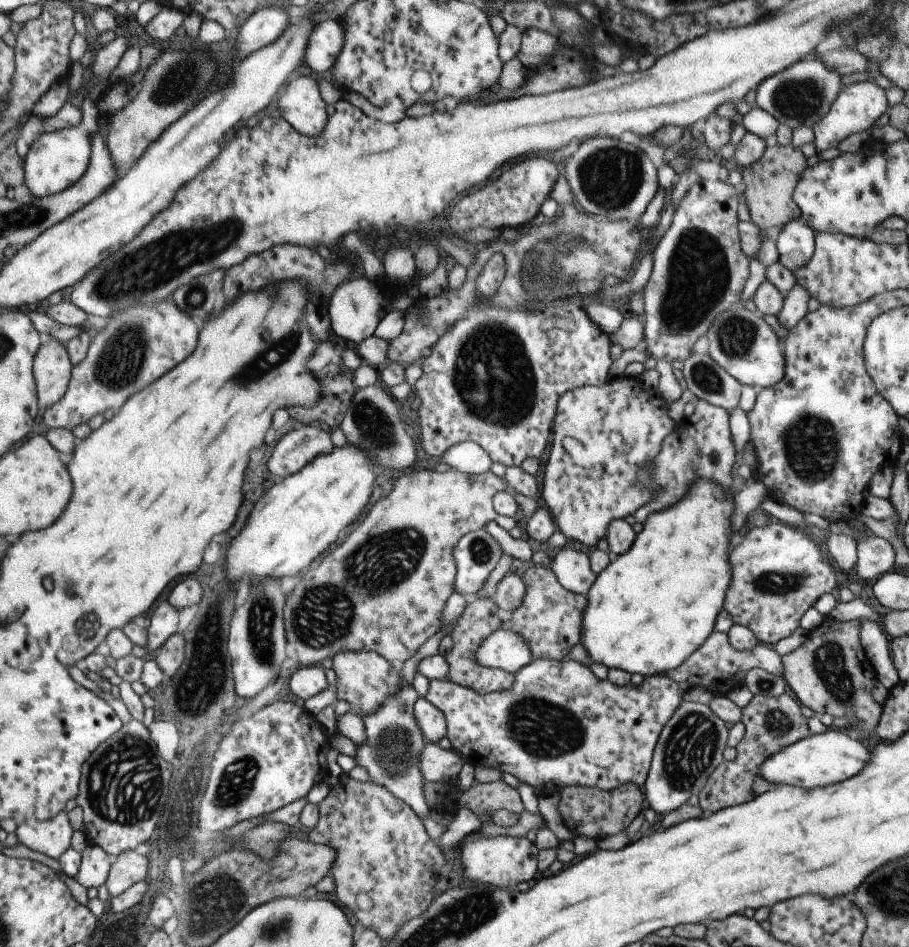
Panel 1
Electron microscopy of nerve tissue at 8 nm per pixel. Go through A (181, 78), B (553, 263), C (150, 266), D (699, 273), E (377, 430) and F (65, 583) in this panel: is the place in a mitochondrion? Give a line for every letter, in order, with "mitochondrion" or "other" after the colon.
A: mitochondrion
B: mitochondrion
C: mitochondrion
D: mitochondrion
E: mitochondrion
F: mitochondrion

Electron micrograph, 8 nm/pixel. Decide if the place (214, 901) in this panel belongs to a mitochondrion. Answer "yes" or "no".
yes

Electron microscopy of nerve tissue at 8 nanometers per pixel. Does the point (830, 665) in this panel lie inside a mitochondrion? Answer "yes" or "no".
yes

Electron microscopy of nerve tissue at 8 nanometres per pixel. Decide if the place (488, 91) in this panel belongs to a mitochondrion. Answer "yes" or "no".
no

